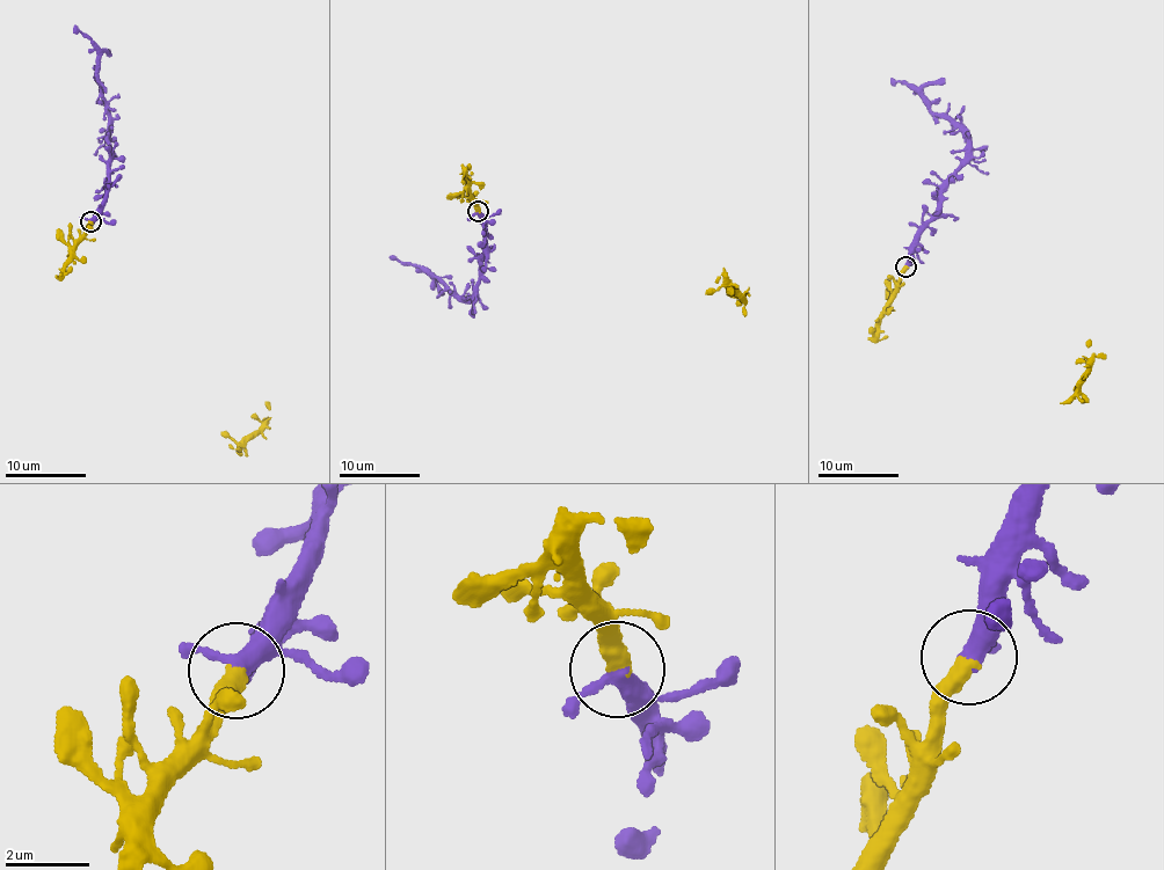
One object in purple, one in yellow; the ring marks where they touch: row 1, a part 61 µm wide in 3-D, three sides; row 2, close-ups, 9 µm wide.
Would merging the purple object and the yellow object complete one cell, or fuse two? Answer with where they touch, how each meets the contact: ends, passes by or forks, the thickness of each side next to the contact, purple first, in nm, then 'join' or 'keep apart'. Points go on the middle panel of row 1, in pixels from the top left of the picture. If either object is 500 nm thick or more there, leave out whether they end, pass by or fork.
(478, 211) | purple passes by | yellow ends | 360/400 nm | join

